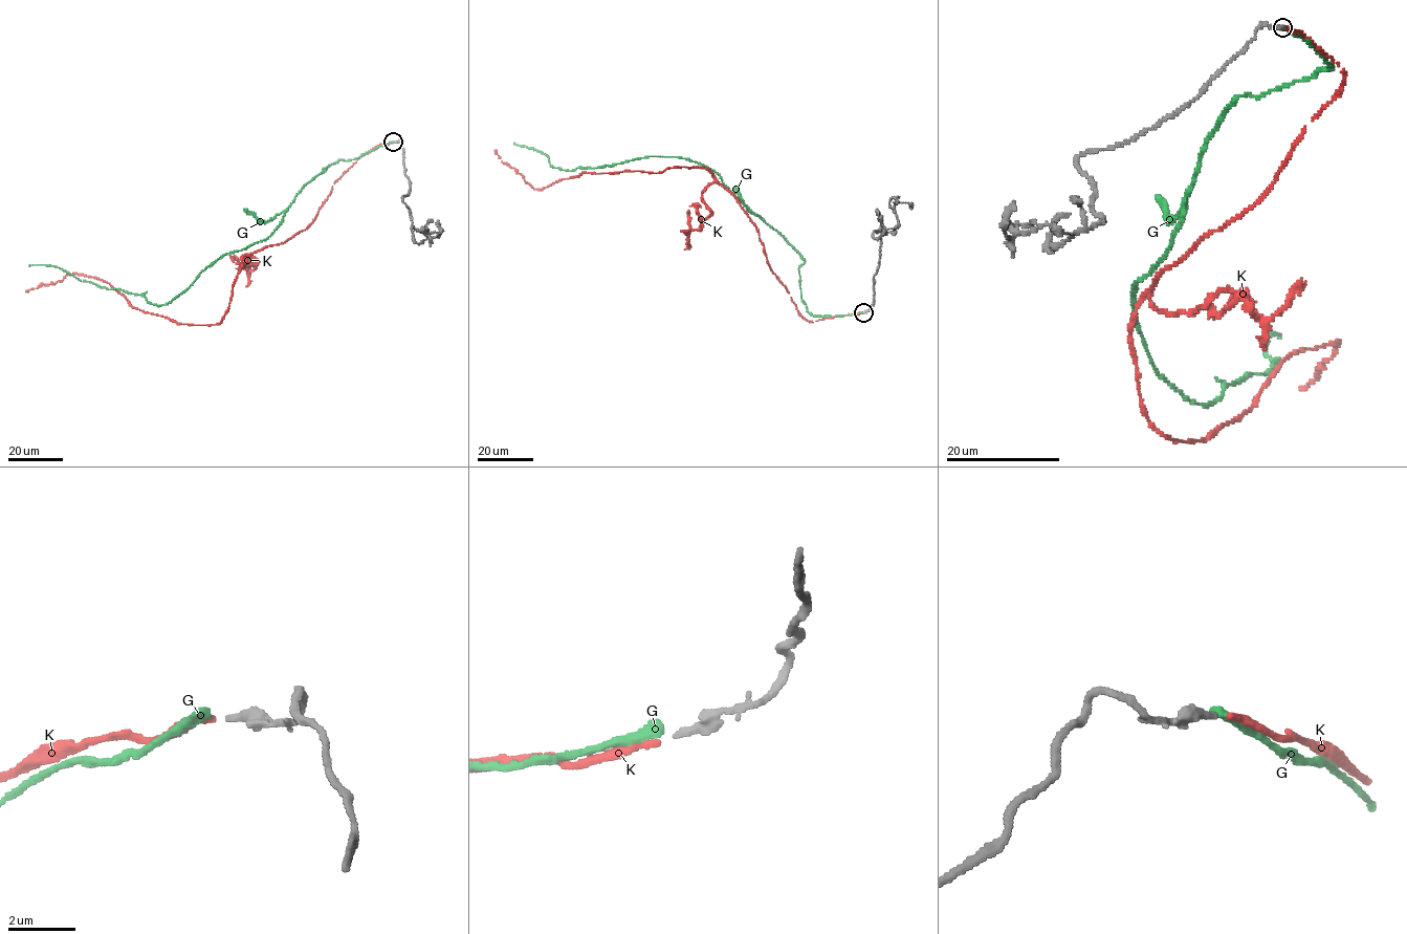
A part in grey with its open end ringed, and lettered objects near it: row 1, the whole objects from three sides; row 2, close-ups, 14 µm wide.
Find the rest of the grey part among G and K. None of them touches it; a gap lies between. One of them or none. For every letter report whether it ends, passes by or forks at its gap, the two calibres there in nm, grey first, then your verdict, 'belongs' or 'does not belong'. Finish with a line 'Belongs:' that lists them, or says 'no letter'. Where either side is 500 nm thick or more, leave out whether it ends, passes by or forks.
G: it ends; calibres 240 and 320 nm; does not belong
K: it ends; calibres 240 and 220 nm; belongs
Belongs: K

